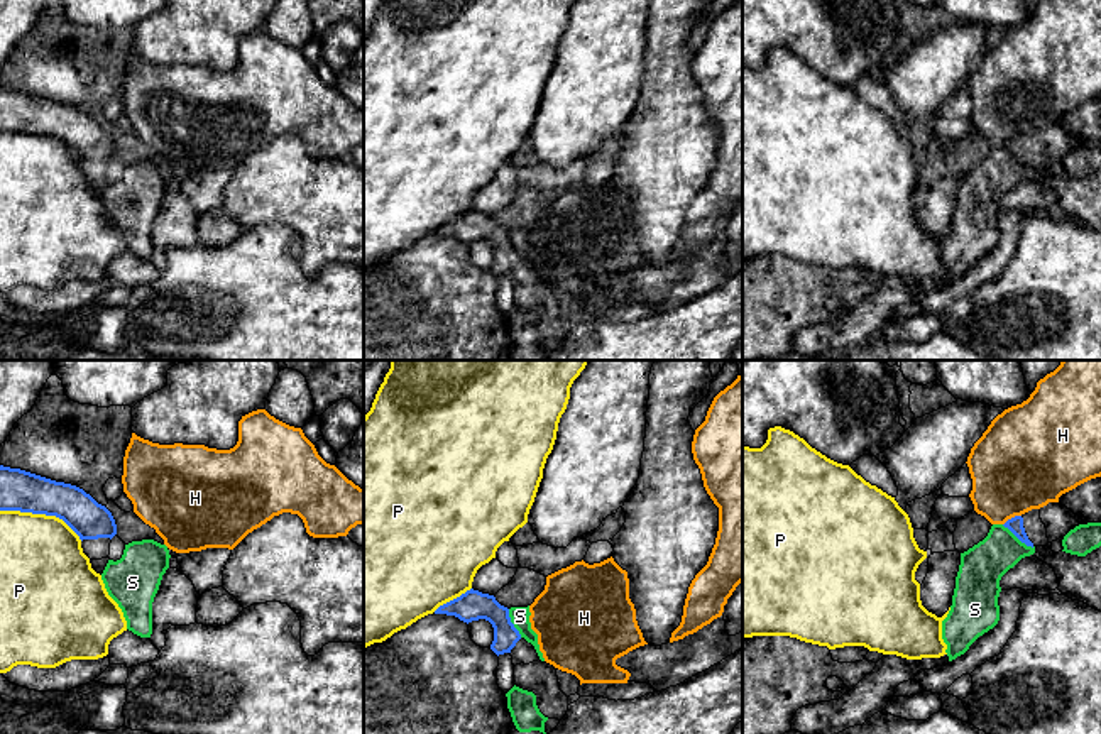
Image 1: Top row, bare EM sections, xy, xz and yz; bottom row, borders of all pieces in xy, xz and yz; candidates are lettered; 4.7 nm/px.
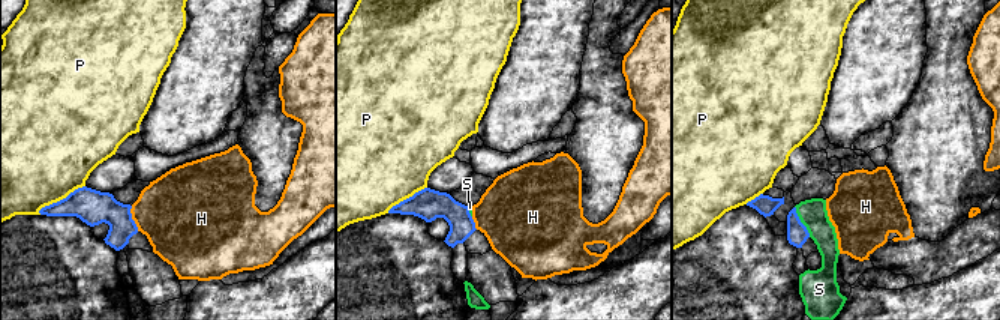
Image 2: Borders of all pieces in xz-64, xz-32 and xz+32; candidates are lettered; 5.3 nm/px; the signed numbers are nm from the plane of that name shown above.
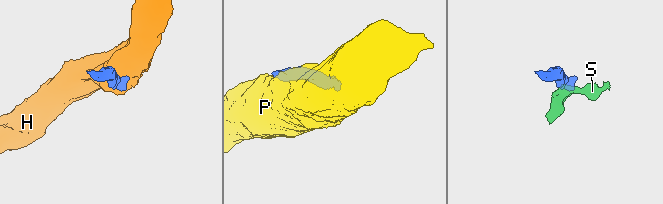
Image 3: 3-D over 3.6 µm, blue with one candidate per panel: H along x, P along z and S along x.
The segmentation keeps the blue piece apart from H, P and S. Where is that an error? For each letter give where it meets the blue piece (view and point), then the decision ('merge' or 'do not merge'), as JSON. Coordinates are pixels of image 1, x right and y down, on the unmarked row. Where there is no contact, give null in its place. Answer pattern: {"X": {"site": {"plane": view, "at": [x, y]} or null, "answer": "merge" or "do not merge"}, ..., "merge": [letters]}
{"H": {"site": {"plane": "yz", "at": [1012, 139]}, "answer": "do not merge"}, "P": {"site": {"plane": "xy", "at": [41, 134]}, "answer": "do not merge"}, "S": {"site": {"plane": "yz", "at": [1018, 159]}, "answer": "do not merge"}, "merge": []}

